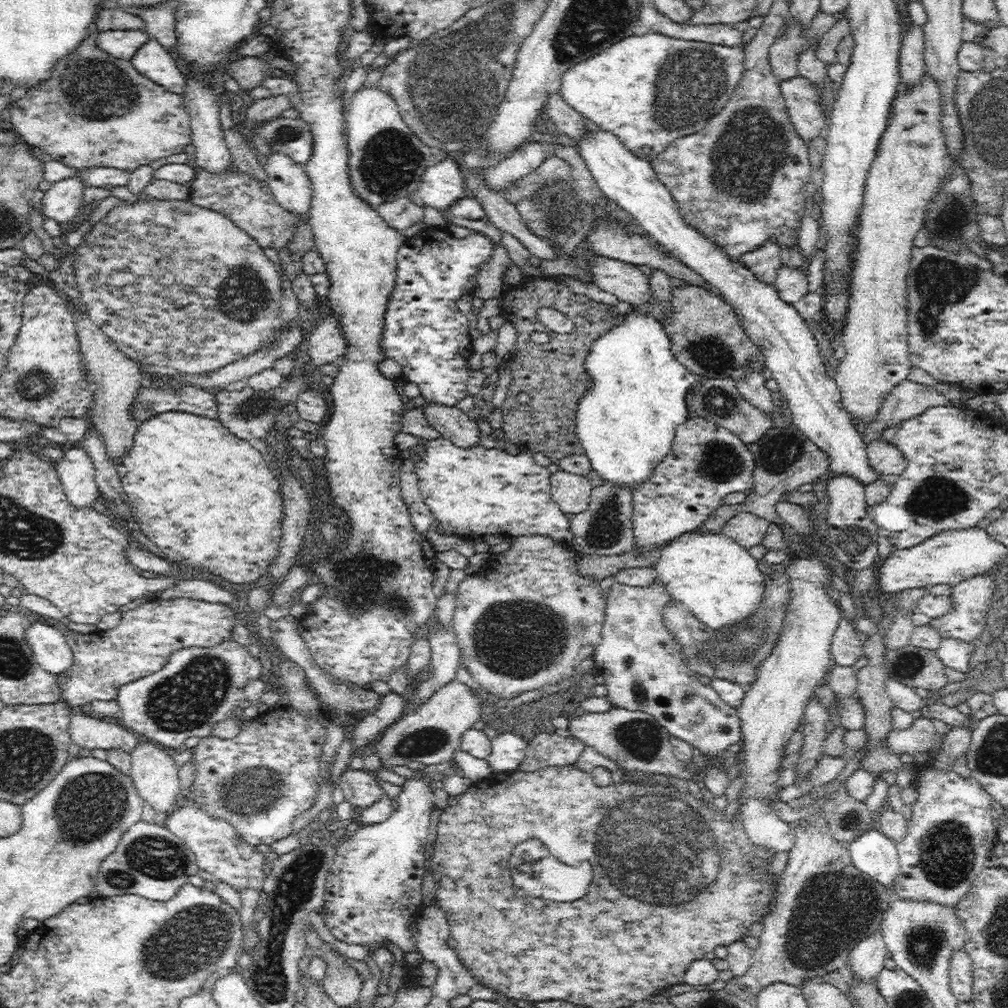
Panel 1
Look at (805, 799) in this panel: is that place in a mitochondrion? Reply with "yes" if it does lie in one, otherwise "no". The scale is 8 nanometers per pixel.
no

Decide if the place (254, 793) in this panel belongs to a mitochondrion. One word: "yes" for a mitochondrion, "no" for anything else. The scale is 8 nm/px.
yes

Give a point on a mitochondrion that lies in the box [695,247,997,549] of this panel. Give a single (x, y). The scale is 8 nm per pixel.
(941, 283)

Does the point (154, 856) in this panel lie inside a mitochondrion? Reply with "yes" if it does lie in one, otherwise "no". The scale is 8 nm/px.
yes

